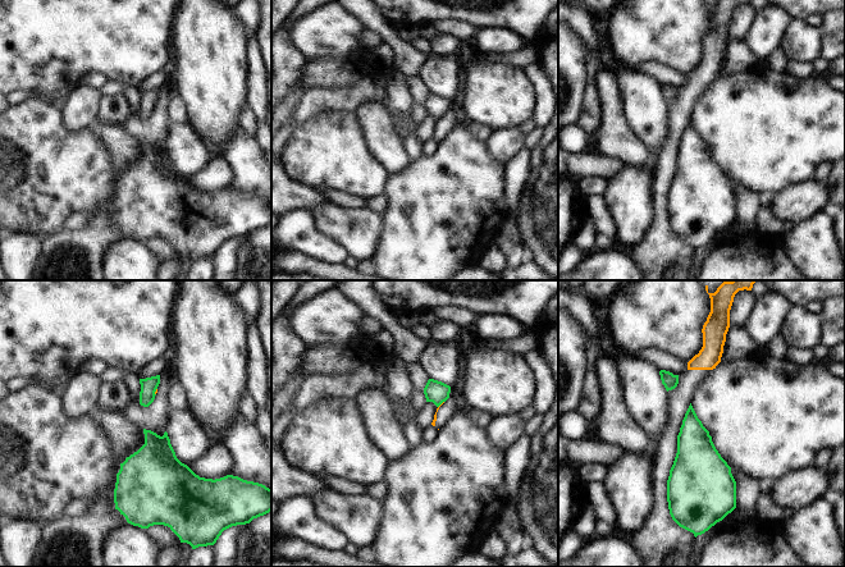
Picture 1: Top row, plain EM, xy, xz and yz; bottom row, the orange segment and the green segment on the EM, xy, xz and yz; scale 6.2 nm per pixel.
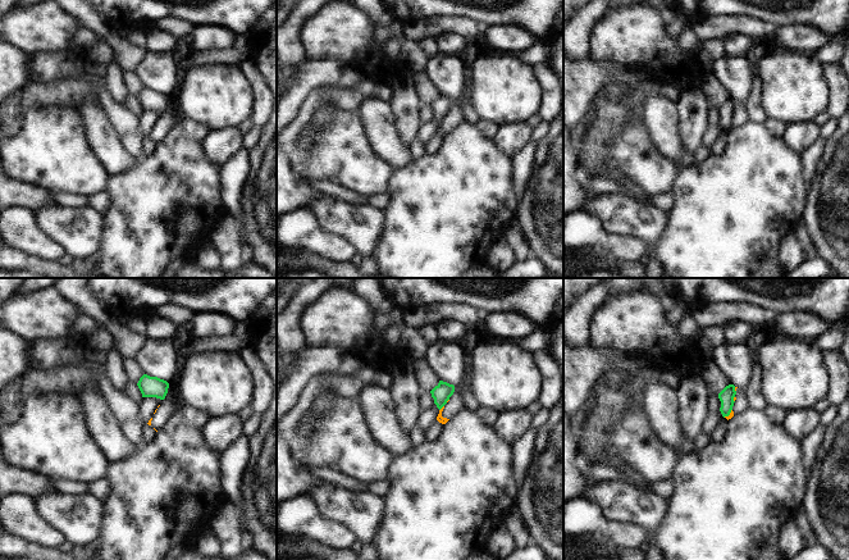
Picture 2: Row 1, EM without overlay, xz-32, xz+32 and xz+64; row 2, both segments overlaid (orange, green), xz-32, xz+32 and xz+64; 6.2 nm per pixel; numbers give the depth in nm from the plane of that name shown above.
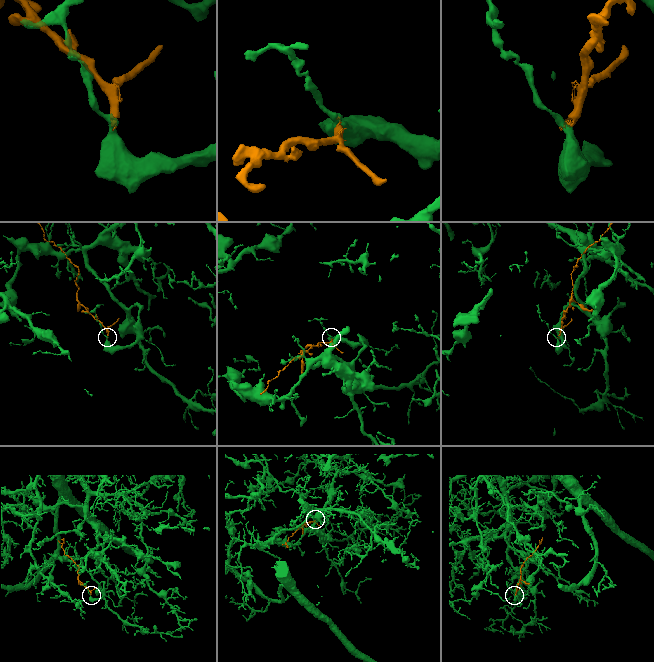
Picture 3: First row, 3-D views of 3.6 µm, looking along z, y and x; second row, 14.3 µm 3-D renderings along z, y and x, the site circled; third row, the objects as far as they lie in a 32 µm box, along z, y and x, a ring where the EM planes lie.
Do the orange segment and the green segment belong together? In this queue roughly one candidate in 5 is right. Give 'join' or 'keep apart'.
keep apart

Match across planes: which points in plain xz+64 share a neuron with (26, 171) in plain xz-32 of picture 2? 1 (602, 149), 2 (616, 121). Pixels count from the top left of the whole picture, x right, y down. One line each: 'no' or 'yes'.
1: no
2: no

